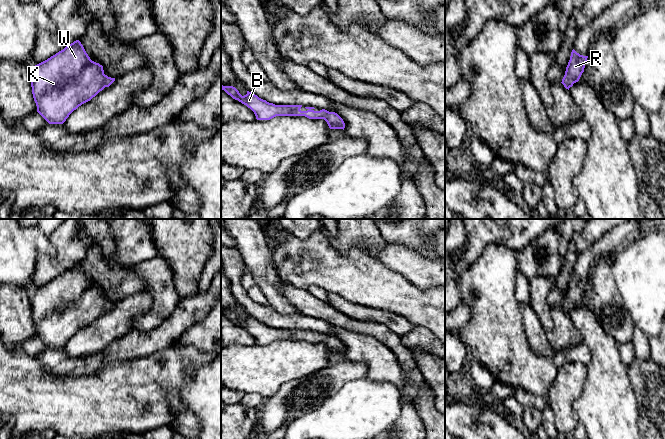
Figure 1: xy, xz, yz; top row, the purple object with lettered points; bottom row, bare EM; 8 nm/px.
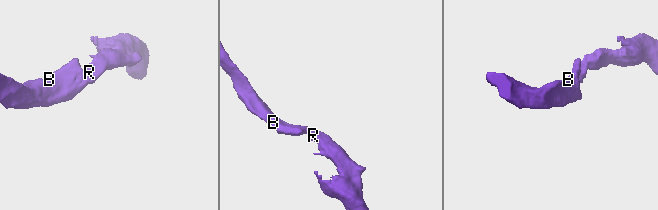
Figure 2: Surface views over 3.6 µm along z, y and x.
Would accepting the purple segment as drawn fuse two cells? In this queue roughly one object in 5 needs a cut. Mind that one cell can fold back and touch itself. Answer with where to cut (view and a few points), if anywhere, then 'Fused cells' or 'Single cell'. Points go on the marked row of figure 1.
No split. Single cell

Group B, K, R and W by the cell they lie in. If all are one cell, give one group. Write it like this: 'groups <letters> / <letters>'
groups B K R W

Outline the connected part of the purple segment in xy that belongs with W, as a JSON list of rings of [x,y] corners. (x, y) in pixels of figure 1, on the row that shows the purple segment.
[[[79,40],[35,65],[30,78],[37,112],[49,124],[63,124],[74,110],[115,81],[90,59]]]

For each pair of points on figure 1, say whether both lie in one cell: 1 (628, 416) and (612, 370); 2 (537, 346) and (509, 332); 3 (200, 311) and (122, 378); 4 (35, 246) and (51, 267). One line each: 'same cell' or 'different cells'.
1: same cell
2: different cells
3: different cells
4: different cells

